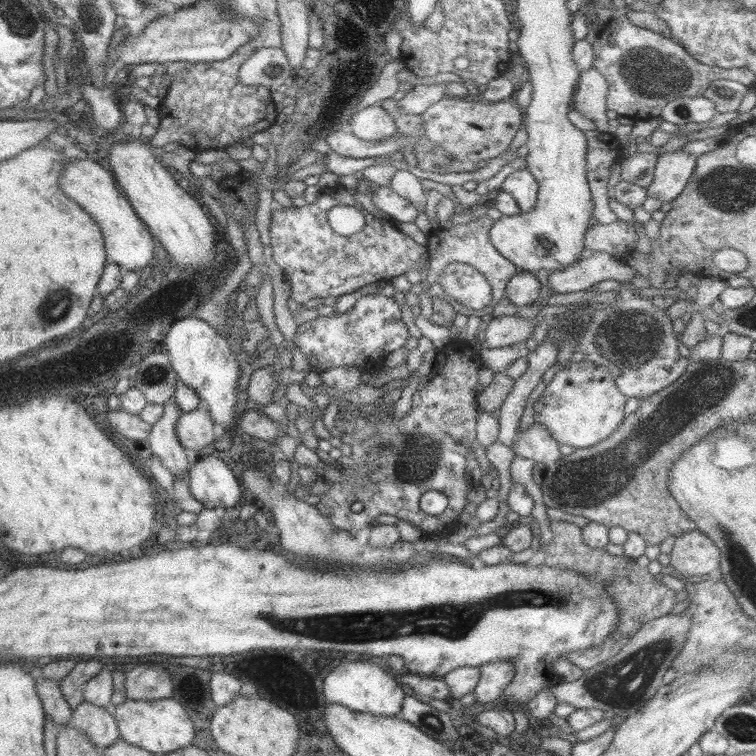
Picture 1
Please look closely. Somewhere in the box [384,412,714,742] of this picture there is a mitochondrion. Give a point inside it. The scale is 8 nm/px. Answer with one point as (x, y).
(626, 683)

